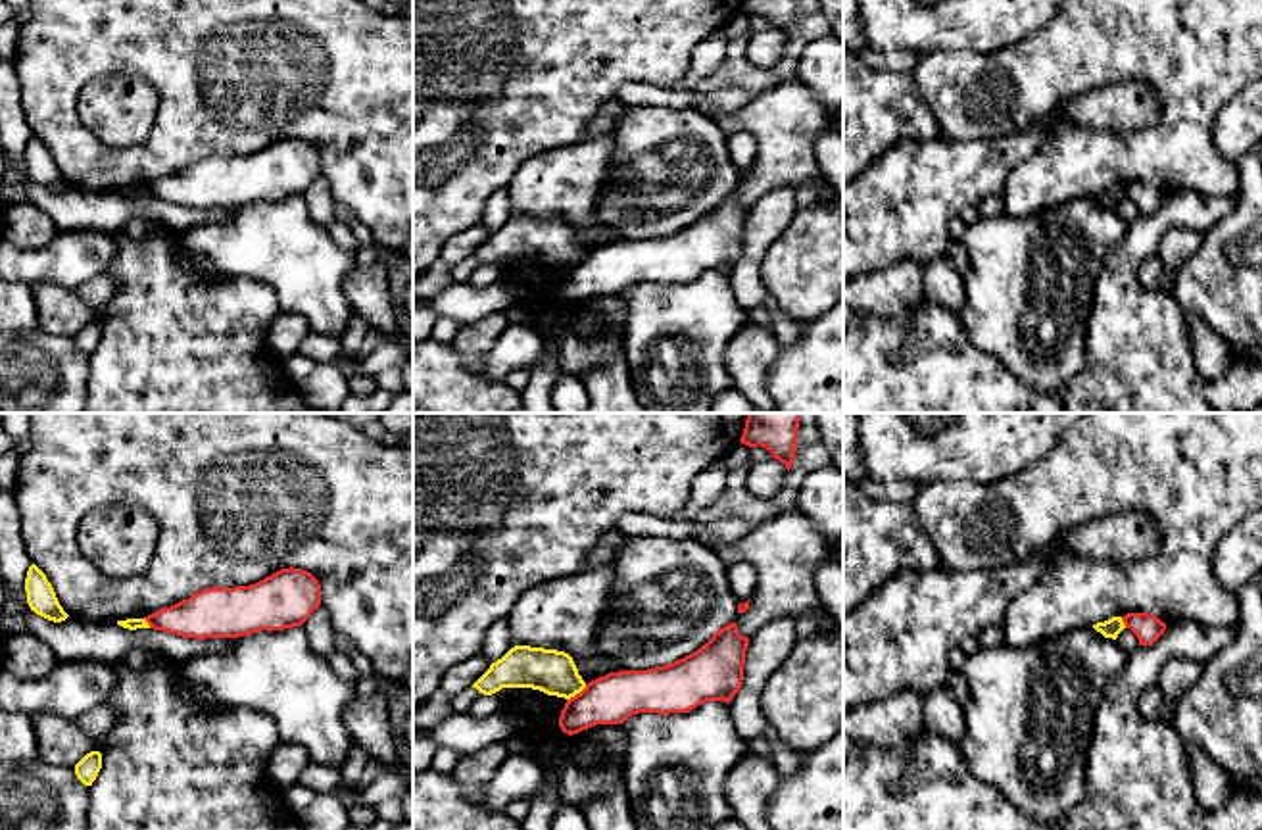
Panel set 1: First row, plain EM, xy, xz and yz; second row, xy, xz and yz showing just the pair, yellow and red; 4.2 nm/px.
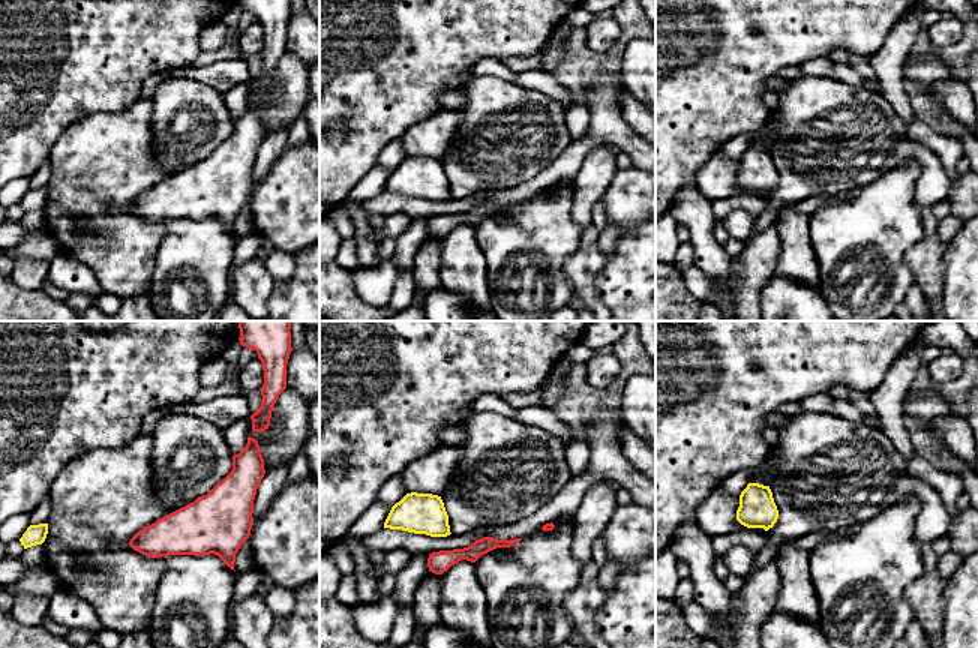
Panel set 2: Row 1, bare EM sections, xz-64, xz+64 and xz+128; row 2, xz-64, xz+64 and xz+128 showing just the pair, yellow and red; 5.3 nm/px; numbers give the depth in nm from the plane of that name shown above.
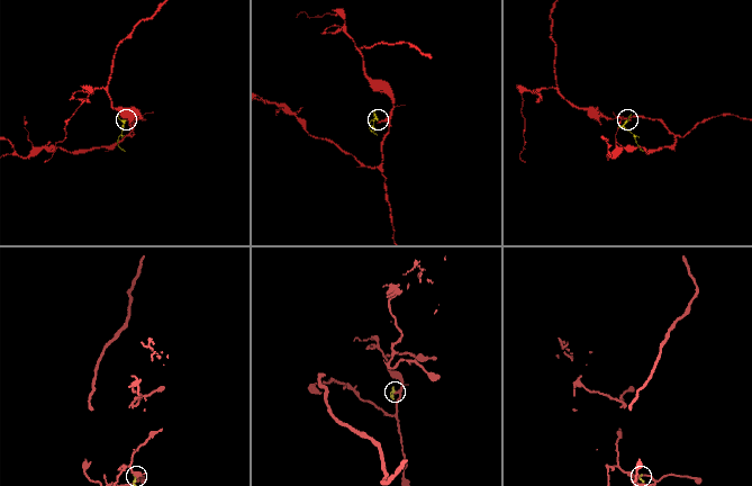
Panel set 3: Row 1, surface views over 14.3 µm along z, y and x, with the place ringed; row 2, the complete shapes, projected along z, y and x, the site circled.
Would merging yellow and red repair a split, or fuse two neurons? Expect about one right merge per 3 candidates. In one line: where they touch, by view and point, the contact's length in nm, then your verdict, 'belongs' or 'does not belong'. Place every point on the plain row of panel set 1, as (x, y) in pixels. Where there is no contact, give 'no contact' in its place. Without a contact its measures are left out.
meets yellow in xz at (577, 262); contact 110 nm long; does not belong

